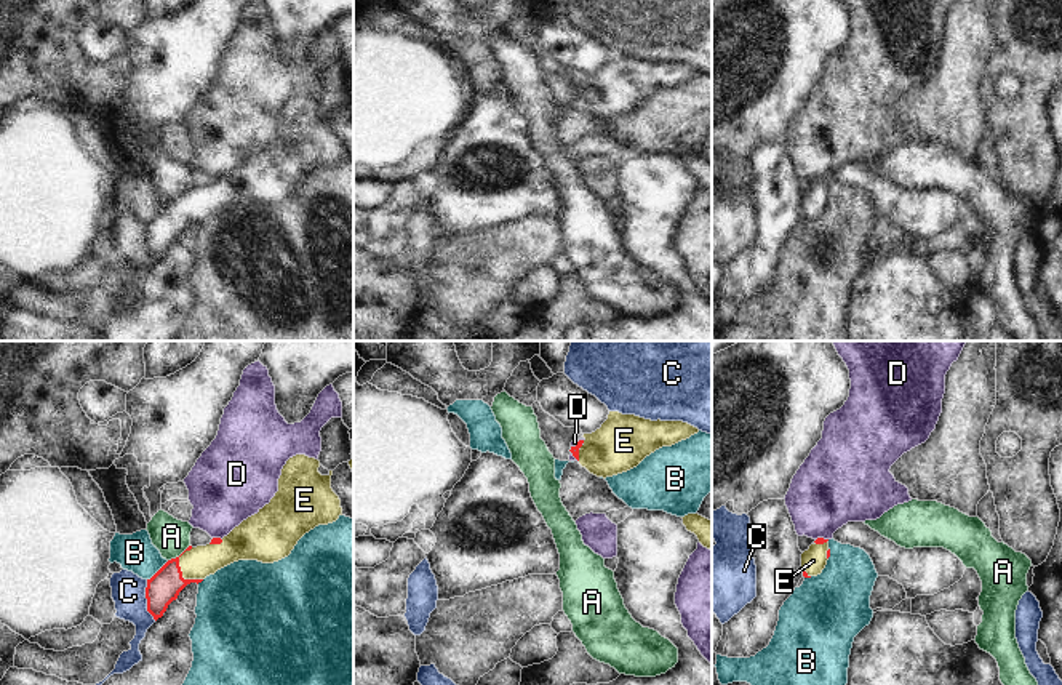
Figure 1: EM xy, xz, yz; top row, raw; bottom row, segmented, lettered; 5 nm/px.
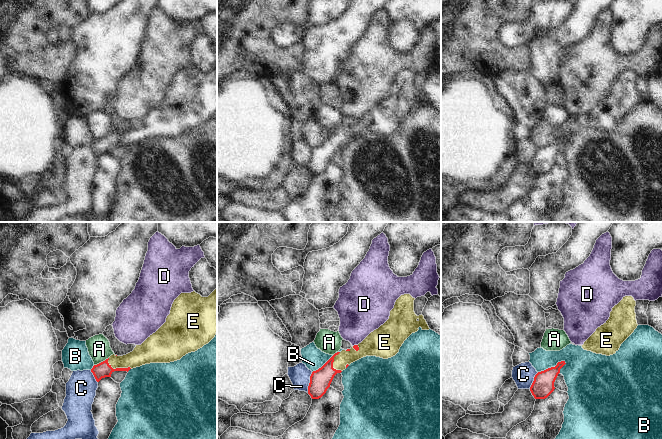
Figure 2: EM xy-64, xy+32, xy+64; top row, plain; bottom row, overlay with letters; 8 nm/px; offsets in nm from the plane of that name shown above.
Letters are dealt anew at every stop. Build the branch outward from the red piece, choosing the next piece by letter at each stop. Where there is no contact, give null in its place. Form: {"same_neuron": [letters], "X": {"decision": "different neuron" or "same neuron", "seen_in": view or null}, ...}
{"same_neuron": ["E"], "A": {"decision": "different neuron", "seen_in": "xy"}, "B": {"decision": "different neuron", "seen_in": "xy"}, "C": {"decision": "different neuron", "seen_in": "xy"}, "D": {"decision": "different neuron", "seen_in": "xz"}, "E": {"decision": "same neuron", "seen_in": "xy"}}

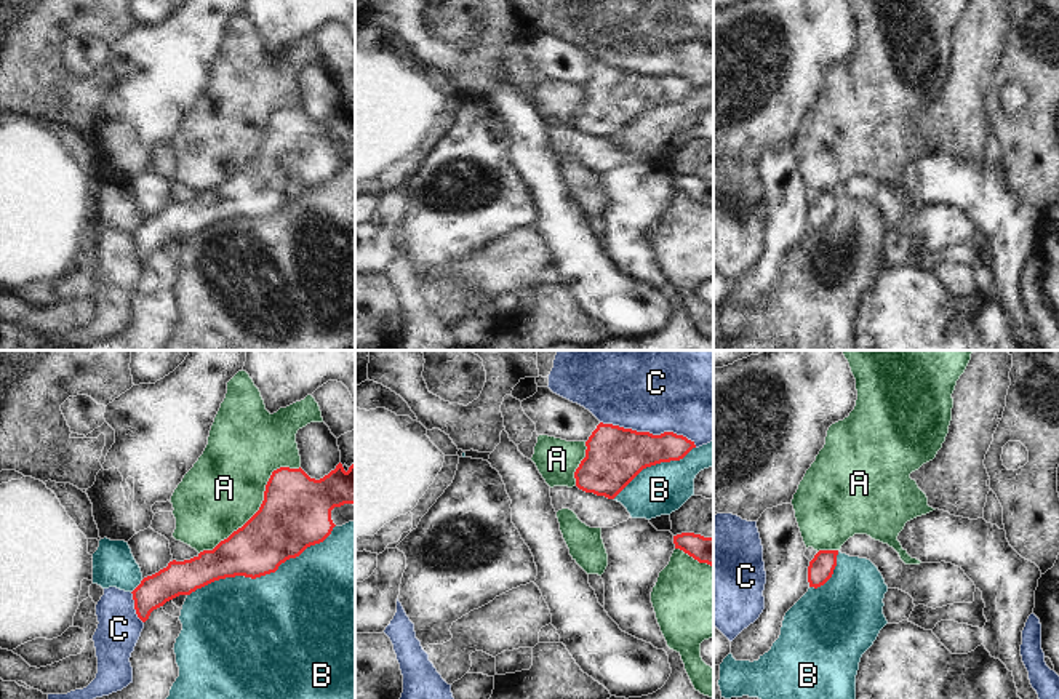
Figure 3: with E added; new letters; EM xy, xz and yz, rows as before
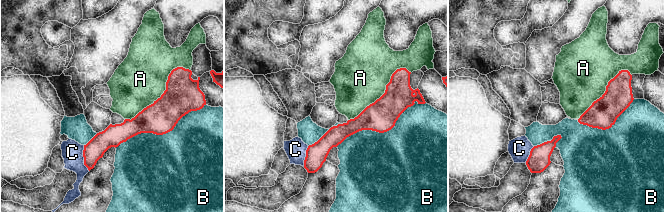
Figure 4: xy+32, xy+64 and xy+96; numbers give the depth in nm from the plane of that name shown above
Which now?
{"same_neuron": [], "A": {"decision": "different neuron", "seen_in": "xy"}, "B": {"decision": "different neuron", "seen_in": "xy"}, "C": {"decision": "different neuron", "seen_in": "xz"}}

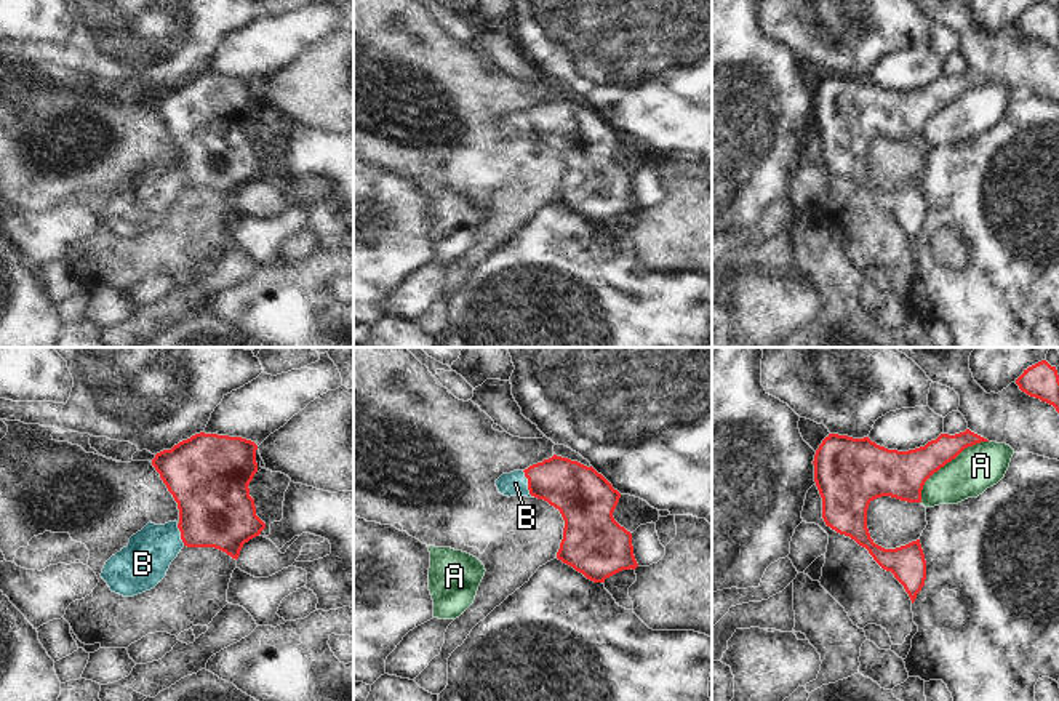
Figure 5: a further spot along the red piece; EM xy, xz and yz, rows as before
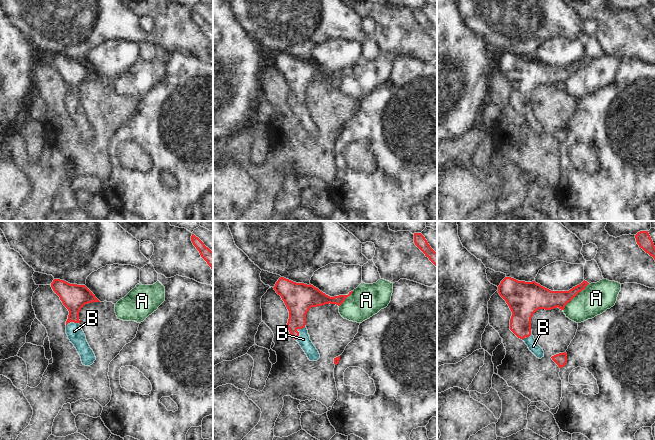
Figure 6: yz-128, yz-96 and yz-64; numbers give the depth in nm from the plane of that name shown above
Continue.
{"same_neuron": ["B"], "A": {"decision": "different neuron", "seen_in": "yz"}, "B": {"decision": "same neuron", "seen_in": "xz"}}

